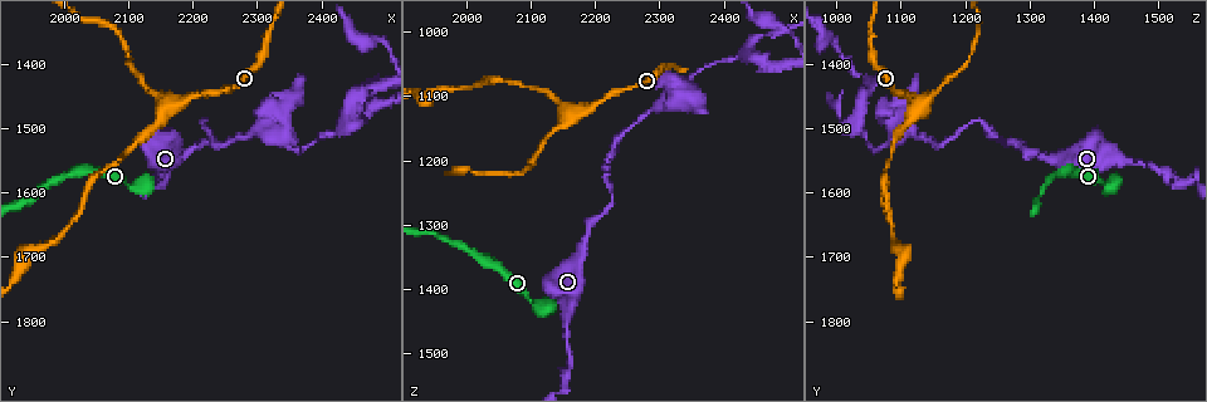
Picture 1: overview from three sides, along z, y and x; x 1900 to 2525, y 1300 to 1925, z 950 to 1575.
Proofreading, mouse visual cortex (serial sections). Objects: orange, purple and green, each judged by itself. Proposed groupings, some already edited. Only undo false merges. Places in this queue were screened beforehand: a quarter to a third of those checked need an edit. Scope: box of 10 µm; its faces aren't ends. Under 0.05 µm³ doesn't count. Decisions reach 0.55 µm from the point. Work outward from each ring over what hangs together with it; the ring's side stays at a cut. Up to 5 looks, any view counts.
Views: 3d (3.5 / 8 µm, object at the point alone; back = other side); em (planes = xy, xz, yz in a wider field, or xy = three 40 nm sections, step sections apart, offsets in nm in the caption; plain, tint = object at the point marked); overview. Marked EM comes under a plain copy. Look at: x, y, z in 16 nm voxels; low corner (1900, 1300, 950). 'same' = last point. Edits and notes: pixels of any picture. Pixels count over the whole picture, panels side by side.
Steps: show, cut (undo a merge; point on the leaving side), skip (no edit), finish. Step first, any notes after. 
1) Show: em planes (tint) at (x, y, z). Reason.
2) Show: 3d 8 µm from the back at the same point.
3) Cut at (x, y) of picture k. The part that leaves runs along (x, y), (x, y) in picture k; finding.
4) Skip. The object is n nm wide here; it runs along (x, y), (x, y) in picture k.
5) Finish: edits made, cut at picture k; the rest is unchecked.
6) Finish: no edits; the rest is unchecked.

Show: 3d 3.5 µm at (2215, 1490, 1205). Sharp bend.

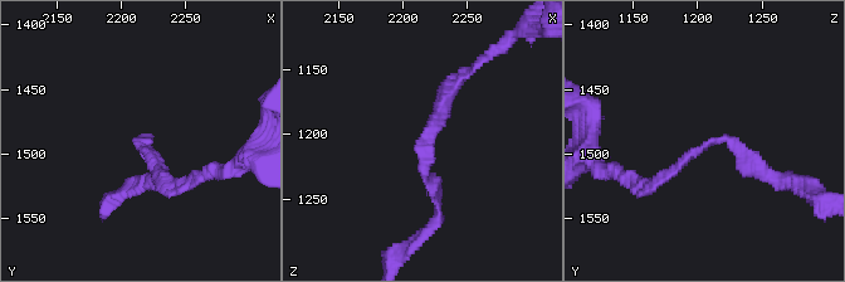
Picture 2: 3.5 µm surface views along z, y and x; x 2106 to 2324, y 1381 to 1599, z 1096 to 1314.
Show: em xy step 3 (tint) at (2216, 1492, 1208). The arms are 150, 150 nm wide; now the EM.

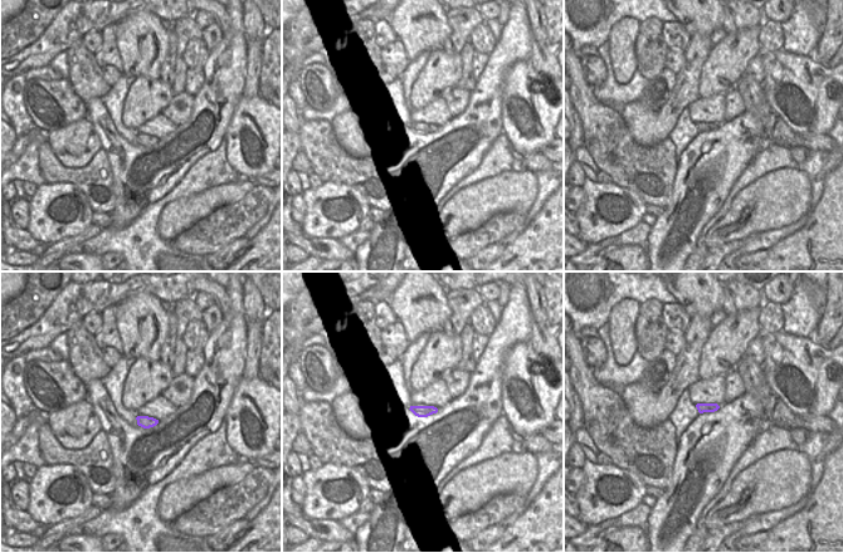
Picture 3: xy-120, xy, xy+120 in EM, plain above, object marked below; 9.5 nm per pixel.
Skip. It runs along (439, 213), (424, 136), (452, 87) in picture 2; one cell here.

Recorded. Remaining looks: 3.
Show: 3d 3.5 µm from the back at (2435, 1500, 1035). Branch point.

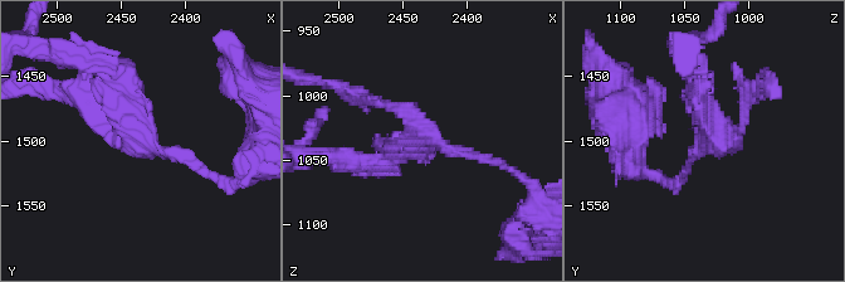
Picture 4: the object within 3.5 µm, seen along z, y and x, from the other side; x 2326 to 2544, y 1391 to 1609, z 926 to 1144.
Cut at (699, 77) of picture 4. The arms are 150, 150, 300 nm wide; the part that leaves runs along (706, 108), (683, 63), (689, 47) in picture 4; a second cell is stuck on.

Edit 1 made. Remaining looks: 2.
Finish: edits made, cut at picture 4; the rest is unchecked.

